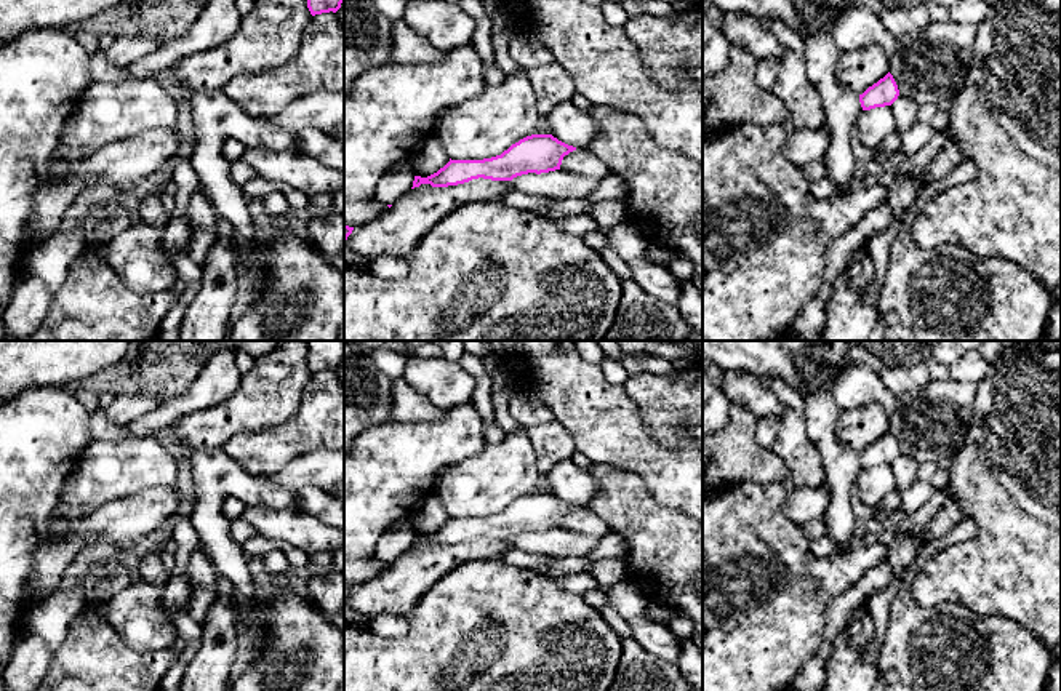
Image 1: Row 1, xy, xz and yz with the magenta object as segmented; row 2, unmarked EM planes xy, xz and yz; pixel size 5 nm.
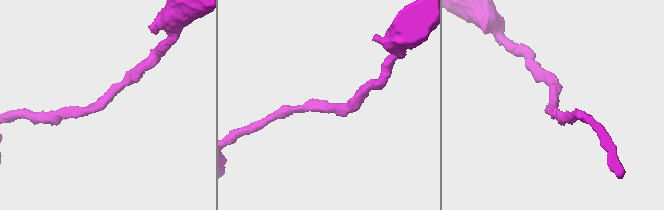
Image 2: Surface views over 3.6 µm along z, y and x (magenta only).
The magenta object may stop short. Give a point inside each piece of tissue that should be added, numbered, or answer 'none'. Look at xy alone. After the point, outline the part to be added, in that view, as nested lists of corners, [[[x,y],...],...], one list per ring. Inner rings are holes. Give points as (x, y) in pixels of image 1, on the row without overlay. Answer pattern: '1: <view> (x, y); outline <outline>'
none

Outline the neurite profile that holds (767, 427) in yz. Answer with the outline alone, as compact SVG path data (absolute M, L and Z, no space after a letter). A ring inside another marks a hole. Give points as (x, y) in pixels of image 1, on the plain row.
M760 417L757 421L755 440L760 446L771 448L778 438L778 432L781 429L779 417Z

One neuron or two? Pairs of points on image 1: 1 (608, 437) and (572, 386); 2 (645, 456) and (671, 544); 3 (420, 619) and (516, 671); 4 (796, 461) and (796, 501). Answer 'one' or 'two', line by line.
1: one
2: two
3: one
4: two

